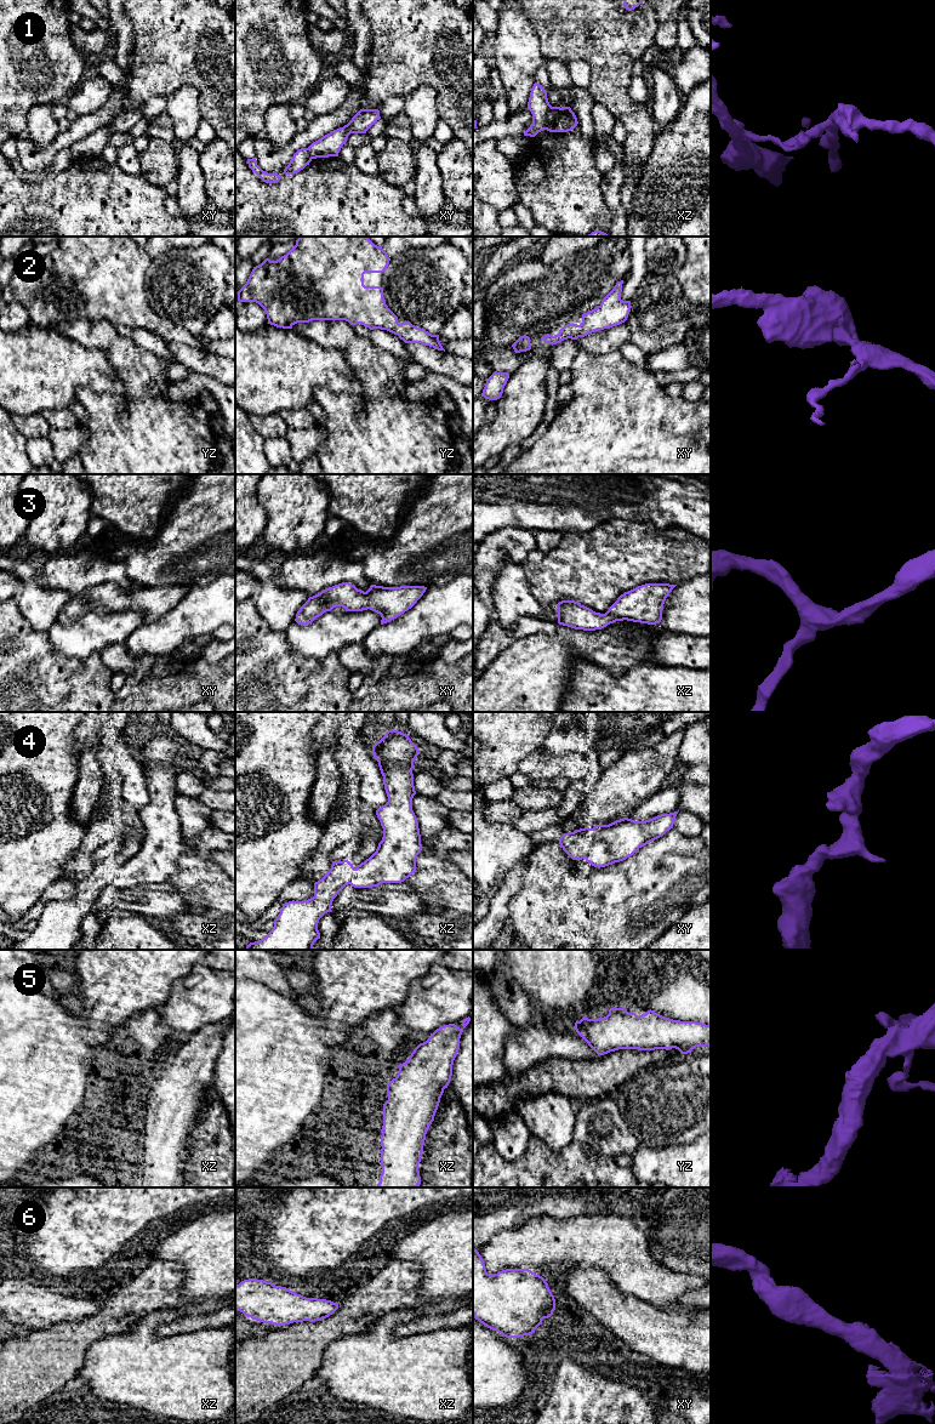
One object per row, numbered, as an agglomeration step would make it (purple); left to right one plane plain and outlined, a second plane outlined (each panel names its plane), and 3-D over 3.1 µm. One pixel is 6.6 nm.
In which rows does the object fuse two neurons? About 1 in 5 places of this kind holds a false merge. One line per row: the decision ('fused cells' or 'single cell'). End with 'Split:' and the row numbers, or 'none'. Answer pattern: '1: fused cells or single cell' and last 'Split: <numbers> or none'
1: fused cells
2: single cell
3: single cell
4: single cell
5: single cell
6: single cell
Split: 1

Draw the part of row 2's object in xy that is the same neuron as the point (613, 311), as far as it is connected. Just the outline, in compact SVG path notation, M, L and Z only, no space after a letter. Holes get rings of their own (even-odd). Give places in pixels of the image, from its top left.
M623 280L617 281L614 289L604 297L597 308L583 313L582 323L580 325L566 324L559 330L558 335L552 336L547 334L541 337L541 341L553 346L568 338L577 340L578 337L585 337L588 334L610 329L625 323L632 306L631 301L621 300L622 284Z

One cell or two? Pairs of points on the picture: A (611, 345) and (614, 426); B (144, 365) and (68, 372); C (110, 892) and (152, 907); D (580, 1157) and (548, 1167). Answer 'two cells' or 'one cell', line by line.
A: two cells
B: two cells
C: one cell
D: one cell

